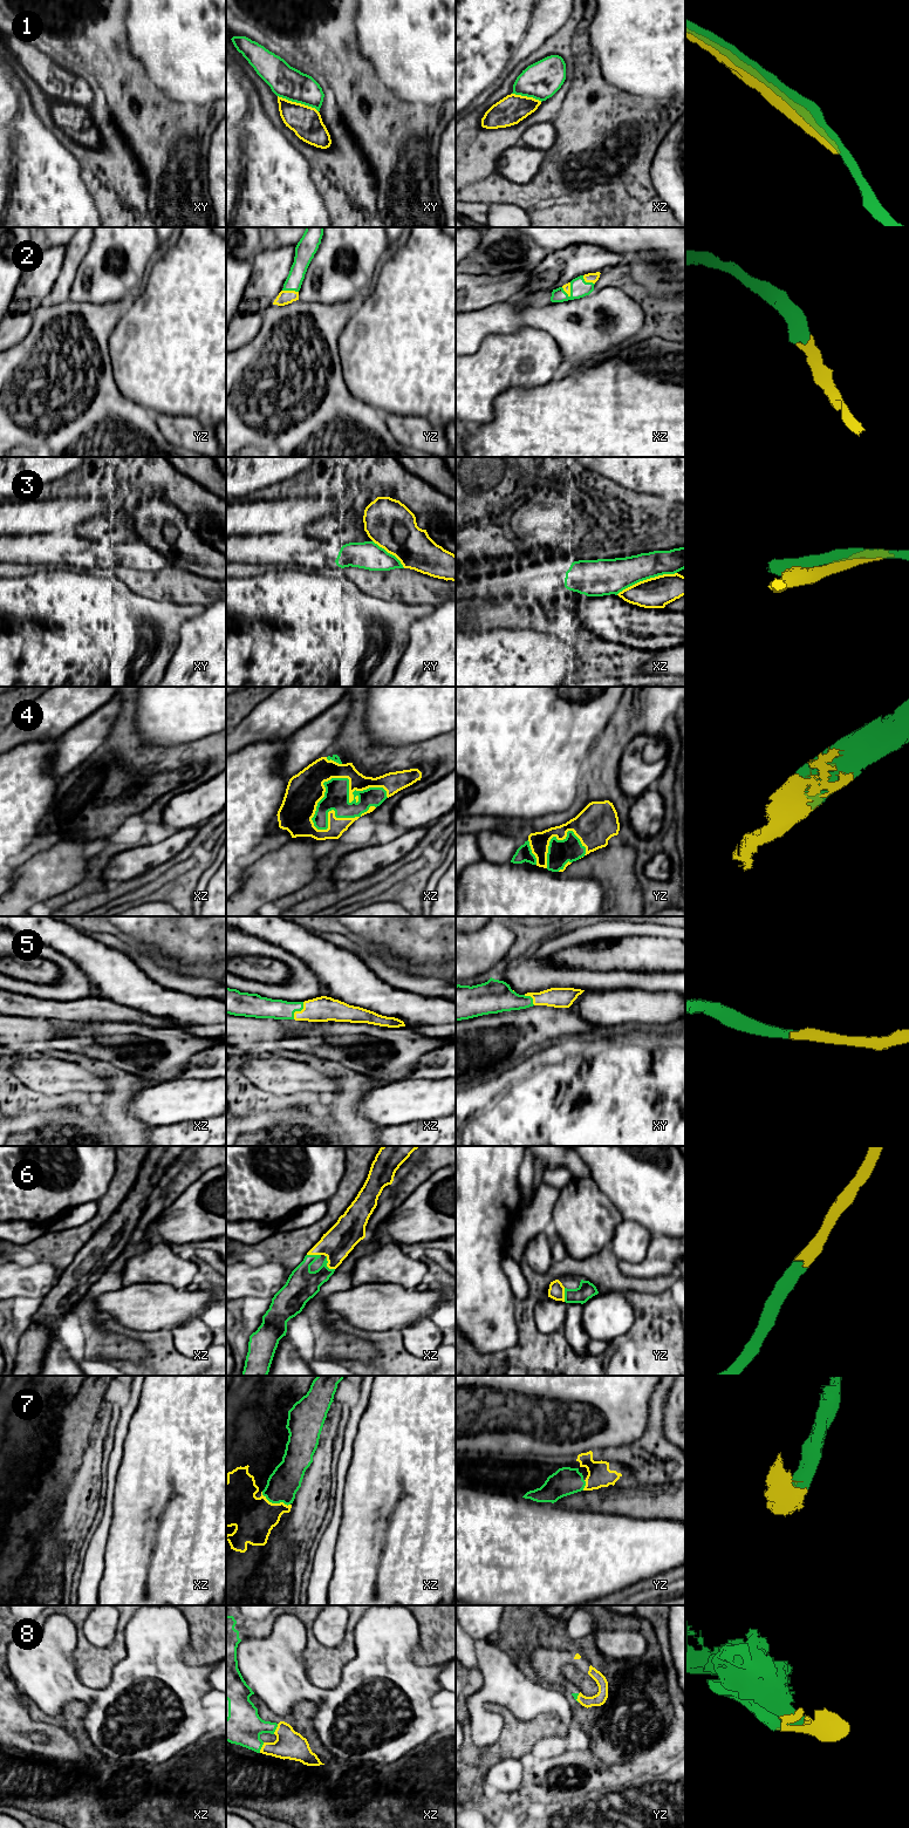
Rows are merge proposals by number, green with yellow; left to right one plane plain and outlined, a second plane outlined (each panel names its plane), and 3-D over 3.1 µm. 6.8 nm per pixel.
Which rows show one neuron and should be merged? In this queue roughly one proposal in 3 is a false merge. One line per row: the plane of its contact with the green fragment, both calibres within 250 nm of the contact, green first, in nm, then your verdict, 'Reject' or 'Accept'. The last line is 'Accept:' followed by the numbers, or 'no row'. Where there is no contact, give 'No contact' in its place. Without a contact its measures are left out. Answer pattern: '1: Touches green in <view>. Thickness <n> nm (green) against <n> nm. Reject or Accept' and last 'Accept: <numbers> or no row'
1: Touches green in xy. Thickness 220 nm (green) against 220 nm. Reject
2: Touches green in yz. Thickness 120 nm (green) against 100 nm. Accept
3: Touches green in xz. Thickness 240 nm (green) against 220 nm. Reject
4: Touches green in xz. Thickness 180 nm (green) against 170 nm. Accept
5: Touches green in xz. Thickness 140 nm (green) against 180 nm. Accept
6: Touches green in xz. Thickness 220 nm (green) against 220 nm. Accept
7: Touches green in xz. Thickness 220 nm (green) against 280 nm. Accept
8: Touches green in xz. Thickness 260 nm (green) against 190 nm. Accept
Accept: 2, 4, 5, 6, 7, 8

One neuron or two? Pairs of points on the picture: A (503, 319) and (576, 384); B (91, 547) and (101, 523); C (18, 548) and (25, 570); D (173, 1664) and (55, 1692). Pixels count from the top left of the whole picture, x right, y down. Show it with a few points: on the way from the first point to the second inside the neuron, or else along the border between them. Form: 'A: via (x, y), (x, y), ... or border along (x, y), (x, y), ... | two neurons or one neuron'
A: border along (594, 362), (567, 369) | two neurons
B: via (91, 541), (101, 529) | one neuron
C: border along (24, 563), (28, 565) | two neurons
D: via (144, 1675), (132, 1677), (114, 1695), (84, 1695) | one neuron

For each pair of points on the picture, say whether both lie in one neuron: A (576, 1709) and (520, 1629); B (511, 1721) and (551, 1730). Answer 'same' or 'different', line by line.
A: same
B: same

